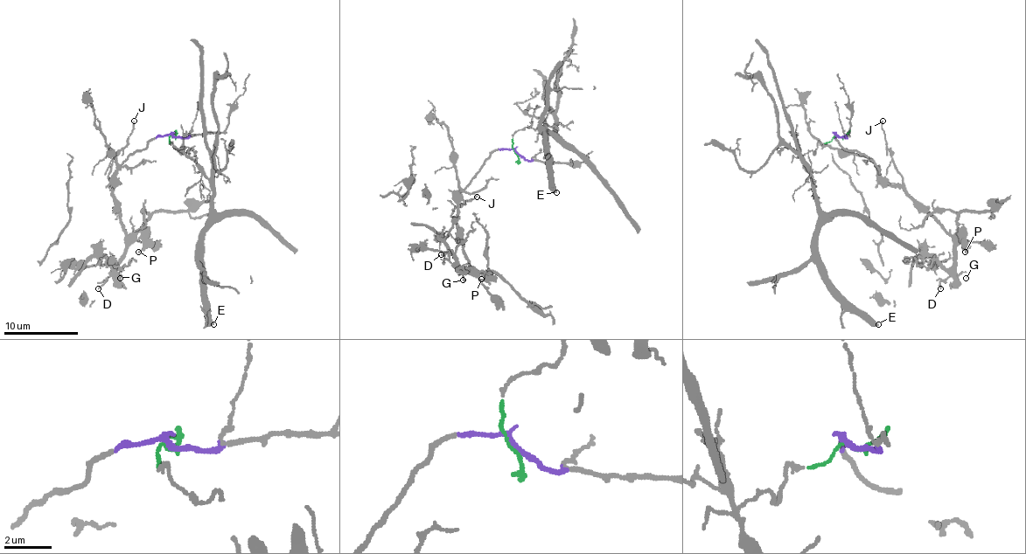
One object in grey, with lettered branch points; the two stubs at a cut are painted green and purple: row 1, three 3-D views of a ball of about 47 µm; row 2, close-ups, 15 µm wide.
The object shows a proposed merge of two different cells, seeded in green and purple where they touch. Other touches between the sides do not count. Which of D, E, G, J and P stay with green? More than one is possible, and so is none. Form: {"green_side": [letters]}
{"green_side": ["E"]}

